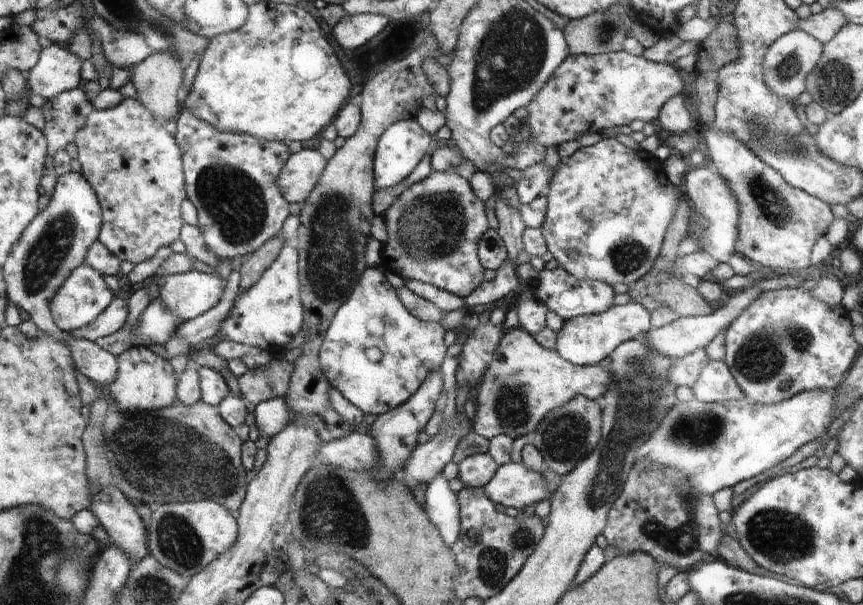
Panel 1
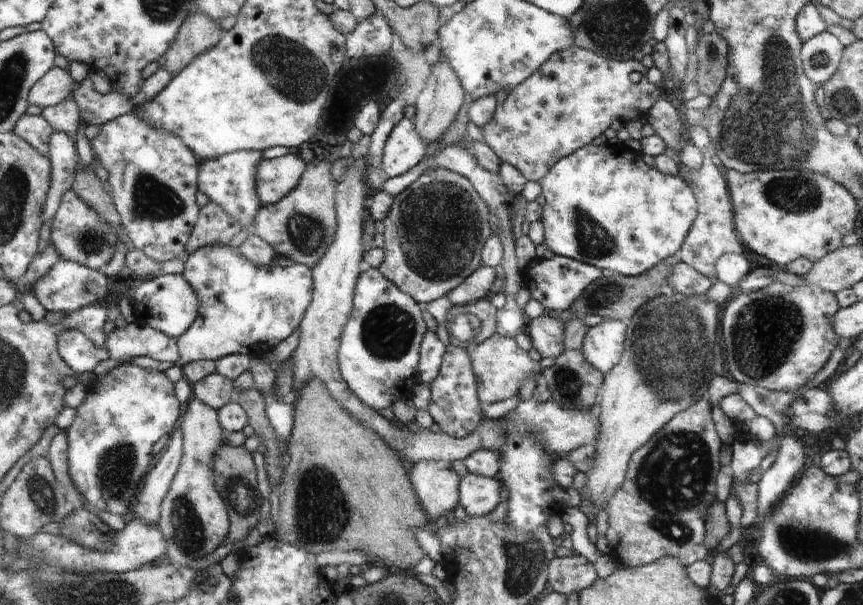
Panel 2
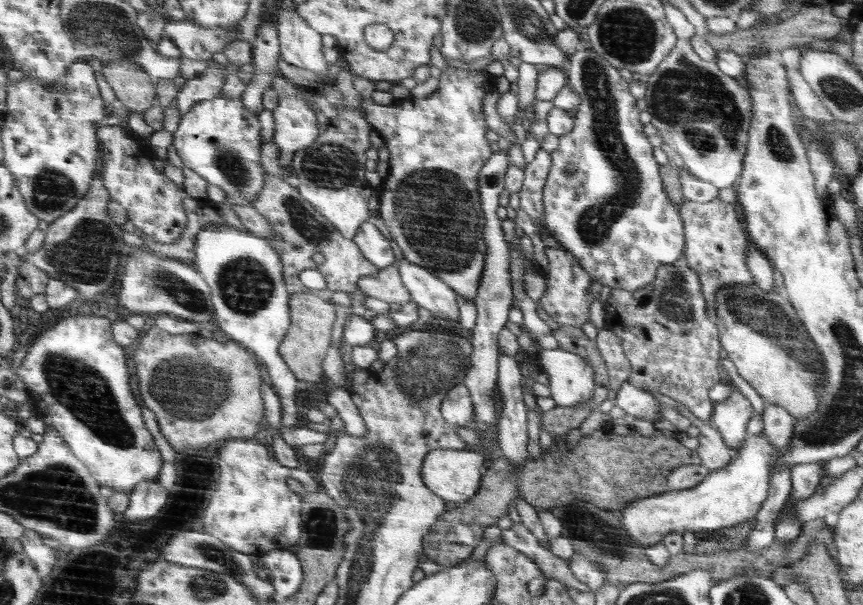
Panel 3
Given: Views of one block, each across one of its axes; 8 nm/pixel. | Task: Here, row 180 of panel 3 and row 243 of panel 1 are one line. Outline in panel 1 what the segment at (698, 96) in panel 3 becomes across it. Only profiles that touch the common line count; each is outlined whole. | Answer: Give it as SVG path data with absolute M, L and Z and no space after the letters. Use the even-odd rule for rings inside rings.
M706 163L698 167L690 167L683 176L682 186L692 206L692 220L702 217L707 222L705 248L702 251L710 253L719 262L727 263L730 255L736 253L739 217L738 203L728 182L709 163Z

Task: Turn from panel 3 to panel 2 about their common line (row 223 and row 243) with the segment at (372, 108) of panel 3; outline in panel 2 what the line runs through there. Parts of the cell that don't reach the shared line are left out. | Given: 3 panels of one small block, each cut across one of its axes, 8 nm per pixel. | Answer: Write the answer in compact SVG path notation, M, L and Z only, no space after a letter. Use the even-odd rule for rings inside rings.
M446 168L426 172L394 197L384 222L384 260L379 268L415 301L427 304L460 287L480 266L480 250L492 232L481 193L462 174Z

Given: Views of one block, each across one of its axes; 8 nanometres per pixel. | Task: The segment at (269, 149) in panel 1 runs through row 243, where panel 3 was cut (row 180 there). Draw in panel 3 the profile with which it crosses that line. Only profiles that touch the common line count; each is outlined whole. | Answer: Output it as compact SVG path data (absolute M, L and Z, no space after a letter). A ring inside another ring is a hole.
M221 94L214 100L205 100L196 104L188 114L184 115L180 128L175 132L174 146L185 166L193 169L208 183L220 186L226 192L226 202L234 206L250 206L259 198L267 174L260 166L260 150L262 150L260 130L262 126L258 118L240 99L230 99Z

